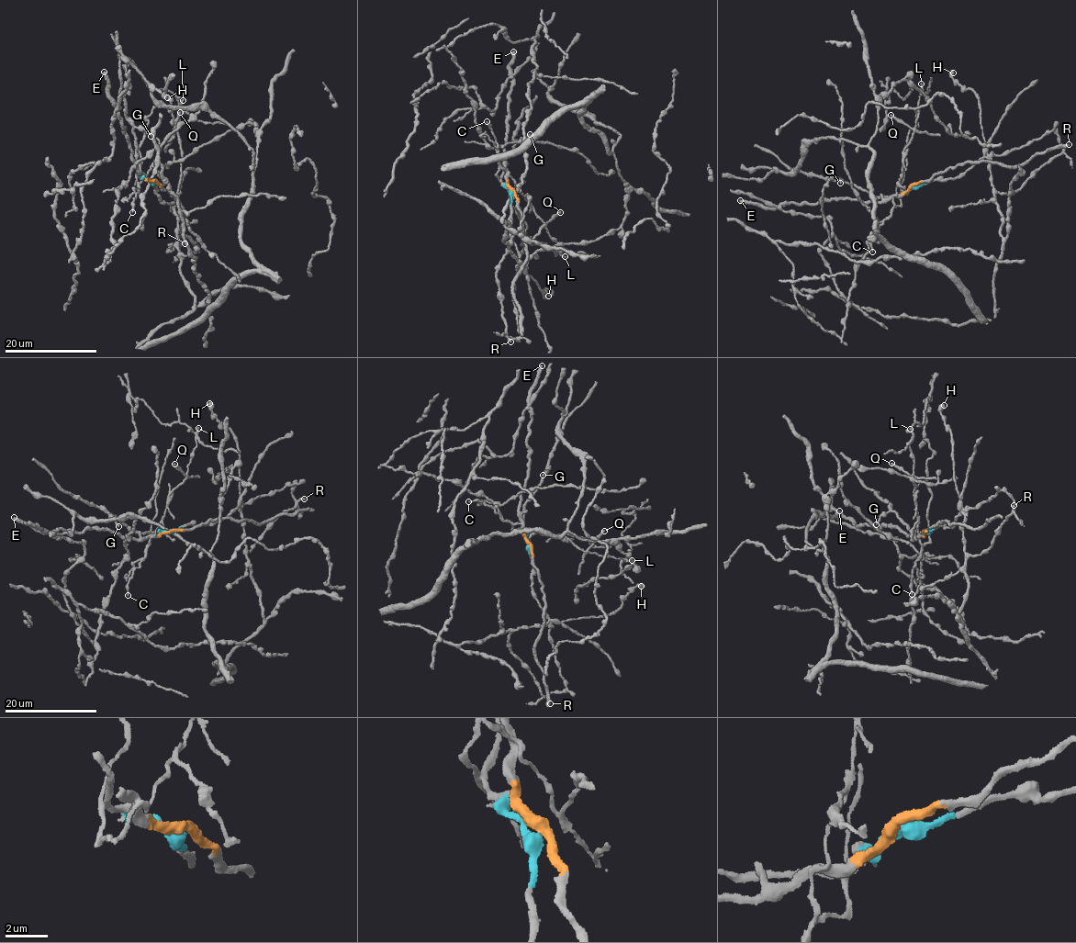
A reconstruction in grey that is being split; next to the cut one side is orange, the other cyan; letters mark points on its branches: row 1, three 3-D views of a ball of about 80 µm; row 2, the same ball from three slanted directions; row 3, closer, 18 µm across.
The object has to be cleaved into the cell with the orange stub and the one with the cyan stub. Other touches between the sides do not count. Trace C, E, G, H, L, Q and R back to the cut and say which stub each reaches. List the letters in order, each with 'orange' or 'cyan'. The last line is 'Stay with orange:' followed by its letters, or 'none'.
C: orange
E: orange
G: cyan
H: cyan
L: orange
Q: orange
R: cyan
Stay with orange: C, E, L, Q

